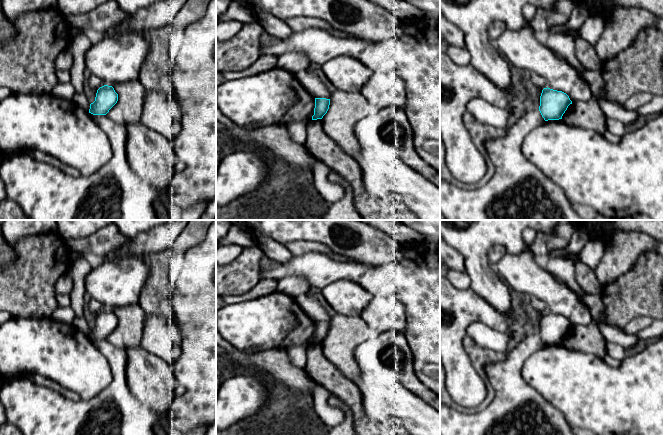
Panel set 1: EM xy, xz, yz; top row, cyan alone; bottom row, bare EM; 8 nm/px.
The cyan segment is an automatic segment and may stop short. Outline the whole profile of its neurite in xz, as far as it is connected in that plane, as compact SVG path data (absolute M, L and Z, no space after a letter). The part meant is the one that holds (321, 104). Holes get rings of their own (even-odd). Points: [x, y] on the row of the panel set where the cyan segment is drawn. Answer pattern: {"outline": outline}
{"outline": "M315 98L315 108L312 120L322 119L327 113L330 105L330 99L326 98Z"}

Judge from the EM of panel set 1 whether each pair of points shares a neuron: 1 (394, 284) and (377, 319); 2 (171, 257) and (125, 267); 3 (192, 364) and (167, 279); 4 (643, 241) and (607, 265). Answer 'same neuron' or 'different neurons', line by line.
1: different neurons
2: different neurons
3: different neurons
4: same neuron

